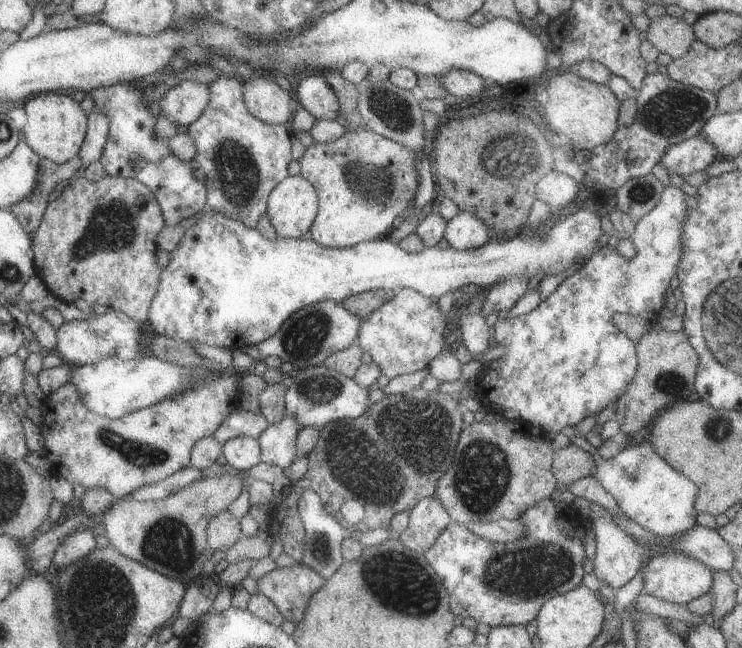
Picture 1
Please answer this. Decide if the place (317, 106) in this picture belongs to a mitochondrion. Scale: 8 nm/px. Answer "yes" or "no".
no

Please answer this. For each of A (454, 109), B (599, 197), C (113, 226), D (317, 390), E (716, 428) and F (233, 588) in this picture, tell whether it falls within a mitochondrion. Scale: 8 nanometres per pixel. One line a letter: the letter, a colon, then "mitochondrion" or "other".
A: other
B: other
C: mitochondrion
D: mitochondrion
E: mitochondrion
F: other

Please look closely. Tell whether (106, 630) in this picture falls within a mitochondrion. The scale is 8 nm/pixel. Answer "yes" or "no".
yes

